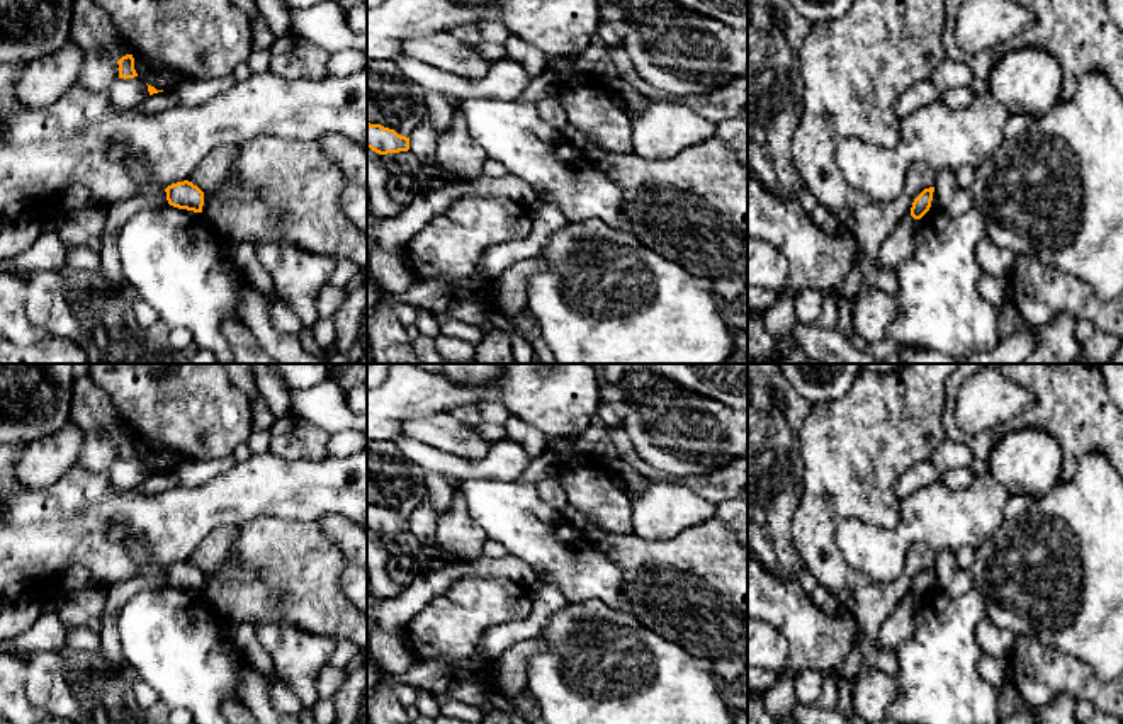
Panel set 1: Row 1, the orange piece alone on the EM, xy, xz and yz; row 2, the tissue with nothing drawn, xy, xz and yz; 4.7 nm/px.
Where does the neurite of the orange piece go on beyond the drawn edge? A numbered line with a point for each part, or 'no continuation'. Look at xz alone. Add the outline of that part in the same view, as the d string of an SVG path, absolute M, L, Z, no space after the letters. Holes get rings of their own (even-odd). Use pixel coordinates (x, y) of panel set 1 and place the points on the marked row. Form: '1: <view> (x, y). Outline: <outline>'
no continuation

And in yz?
no continuation

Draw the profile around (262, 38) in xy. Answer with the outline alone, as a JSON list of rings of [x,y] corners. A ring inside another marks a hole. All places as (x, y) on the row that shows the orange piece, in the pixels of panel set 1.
[[[263,17],[255,20],[250,27],[251,27],[251,48],[253,49],[267,49],[274,46],[275,36],[270,31]]]

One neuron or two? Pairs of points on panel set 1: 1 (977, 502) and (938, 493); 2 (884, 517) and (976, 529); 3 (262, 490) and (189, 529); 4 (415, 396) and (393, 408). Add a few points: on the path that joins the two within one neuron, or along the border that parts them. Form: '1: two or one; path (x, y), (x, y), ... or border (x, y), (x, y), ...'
1: one; path (967, 502), (948, 502)
2: two; border (901, 498), (899, 524), (894, 529)
3: one; path (243, 493), (208, 510)
4: one; path (410, 396), (398, 403)

